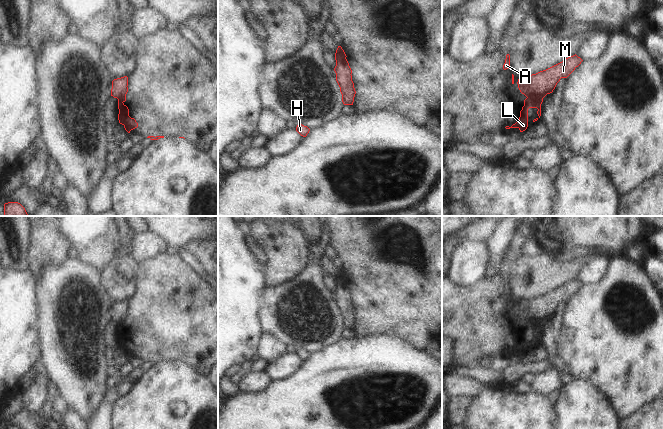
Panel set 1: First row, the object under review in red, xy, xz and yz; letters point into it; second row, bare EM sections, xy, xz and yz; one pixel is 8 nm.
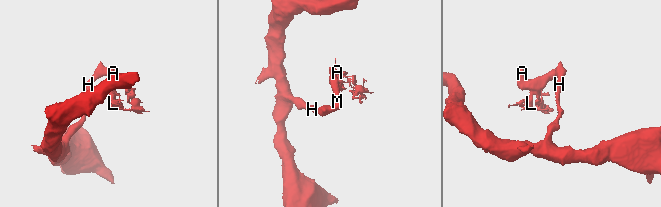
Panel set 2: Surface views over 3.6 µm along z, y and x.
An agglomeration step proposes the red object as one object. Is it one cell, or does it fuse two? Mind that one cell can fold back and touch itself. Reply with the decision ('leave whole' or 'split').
split

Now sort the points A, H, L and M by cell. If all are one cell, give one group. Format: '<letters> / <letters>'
A H M / L

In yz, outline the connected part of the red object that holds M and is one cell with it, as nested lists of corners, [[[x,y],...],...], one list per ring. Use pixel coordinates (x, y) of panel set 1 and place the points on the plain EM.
[[[575,278],[546,294],[530,300],[522,300],[518,303],[518,312],[521,310],[525,315],[536,315],[539,319],[550,318],[560,303],[567,302],[582,285]]]

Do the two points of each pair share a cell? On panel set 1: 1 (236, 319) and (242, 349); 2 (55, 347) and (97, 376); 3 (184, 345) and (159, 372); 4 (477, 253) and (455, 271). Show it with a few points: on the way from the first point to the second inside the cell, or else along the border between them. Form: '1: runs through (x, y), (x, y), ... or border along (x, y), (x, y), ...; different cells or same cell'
1: runs through (236, 326), (236, 339), (239, 342); same cell
2: runs through (66, 358), (82, 377), (86, 377); same cell
3: border along (164, 360), (178, 361); different cells
4: runs through (472, 258), (460, 270); same cell

